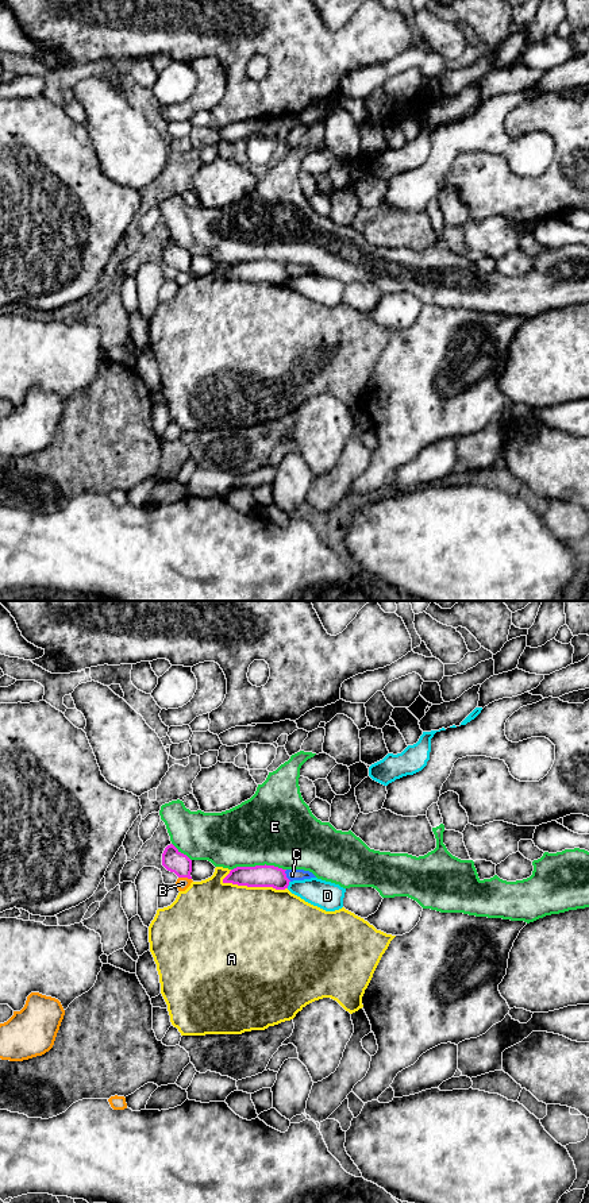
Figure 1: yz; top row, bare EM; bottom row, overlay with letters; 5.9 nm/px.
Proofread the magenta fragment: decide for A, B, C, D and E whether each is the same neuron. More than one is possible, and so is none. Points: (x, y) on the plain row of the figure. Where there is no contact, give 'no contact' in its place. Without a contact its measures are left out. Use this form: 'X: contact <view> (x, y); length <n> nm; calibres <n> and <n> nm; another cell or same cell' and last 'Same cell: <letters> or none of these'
A: contact yz (254, 281); length 400 nm; calibres 130 and 500 nm; another cell
B: contact yz (185, 272); length 80 nm; calibres 130 and 80 nm; another cell
C: contact yz (285, 270); length 80 nm; calibres 130 and 70 nm; another cell
D: contact yz (288, 280); length 50 nm; calibres 130 and 170 nm; another cell
E: contact yz (258, 261); length 320 nm; calibres 130 and 440 nm; another cell
Same cell: none of these

